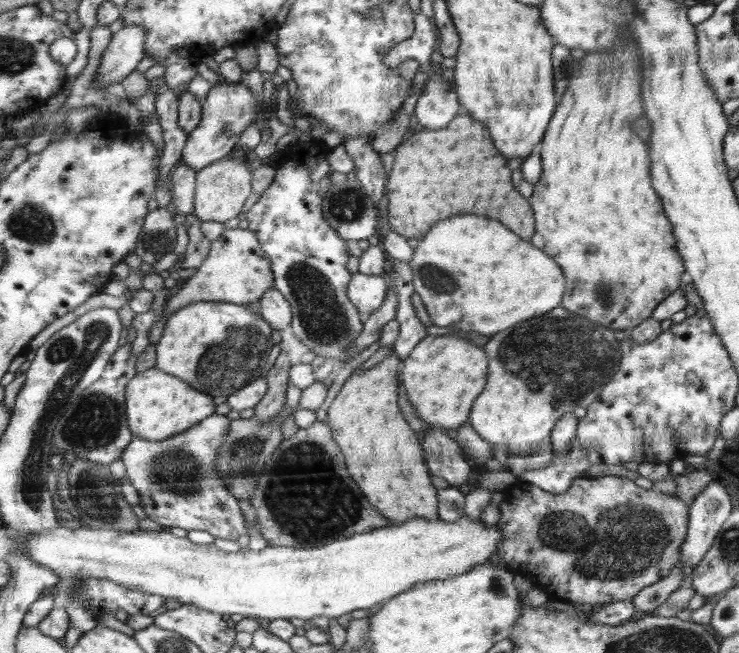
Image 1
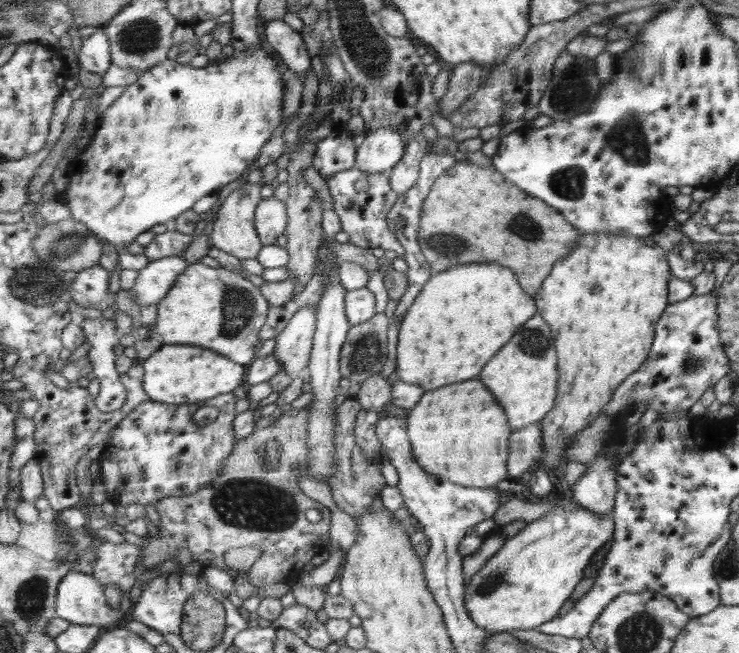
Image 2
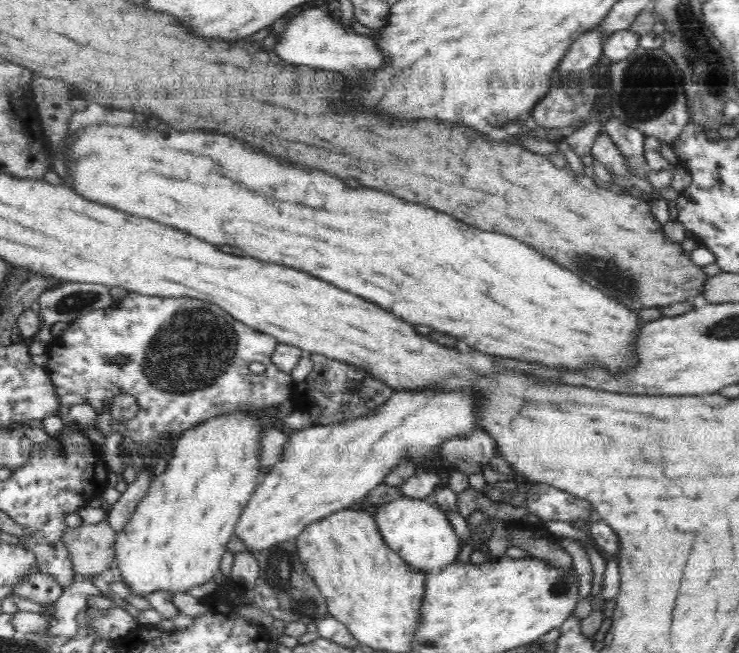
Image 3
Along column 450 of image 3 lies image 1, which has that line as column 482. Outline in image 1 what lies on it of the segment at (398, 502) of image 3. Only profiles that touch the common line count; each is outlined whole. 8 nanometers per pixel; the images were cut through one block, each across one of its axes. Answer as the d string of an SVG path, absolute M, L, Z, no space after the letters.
M466 515L456 522L413 518L402 524L388 525L370 532L353 534L322 546L294 548L293 546L270 546L260 551L246 548L237 552L220 550L218 545L199 545L190 537L178 537L171 531L137 530L126 532L116 529L99 529L84 526L78 530L63 527L36 533L28 542L29 554L36 562L55 570L62 580L70 578L106 578L128 588L138 588L150 594L177 598L183 604L194 604L220 614L242 614L261 622L275 618L311 618L324 615L338 618L360 608L382 605L389 598L416 584L442 580L484 563L502 540L501 530L496 526L483 525L479 518L472 520Z

